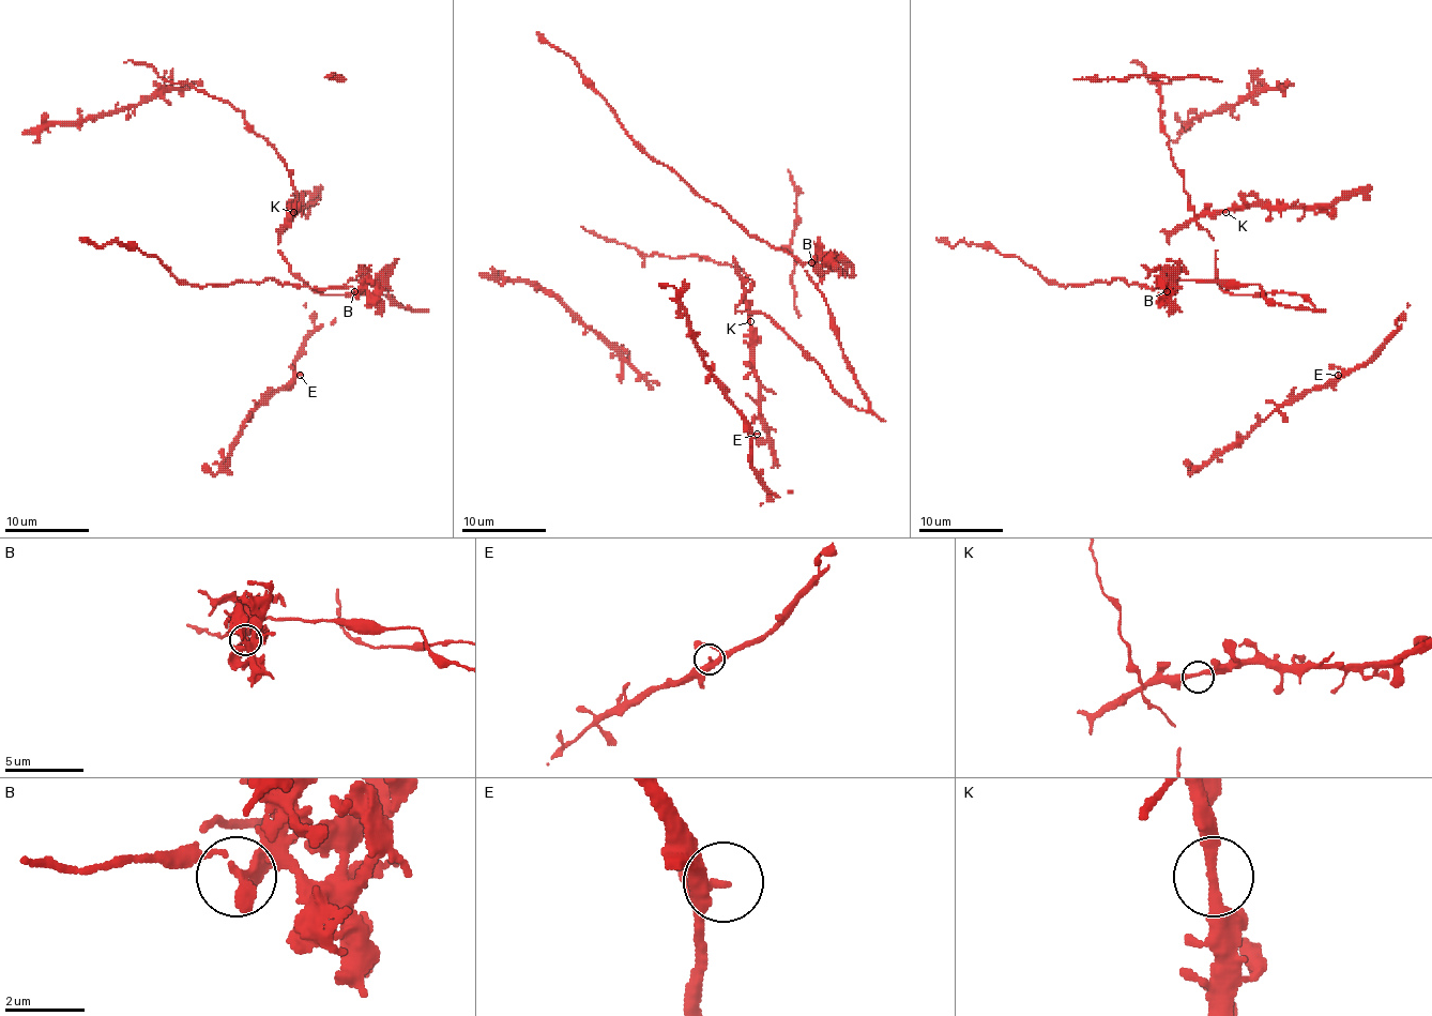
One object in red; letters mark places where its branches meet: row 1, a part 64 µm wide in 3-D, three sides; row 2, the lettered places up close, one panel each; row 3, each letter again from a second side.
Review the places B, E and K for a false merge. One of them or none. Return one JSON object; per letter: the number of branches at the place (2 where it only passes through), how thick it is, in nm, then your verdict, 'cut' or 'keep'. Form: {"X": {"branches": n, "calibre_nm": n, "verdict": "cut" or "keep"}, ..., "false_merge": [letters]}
{"B": {"branches": 2, "calibre_nm": 280, "verdict": "cut"}, "E": {"branches": 2, "calibre_nm": 280, "verdict": "keep"}, "K": {"branches": 2, "calibre_nm": 280, "verdict": "keep"}, "false_merge": ["B"]}

